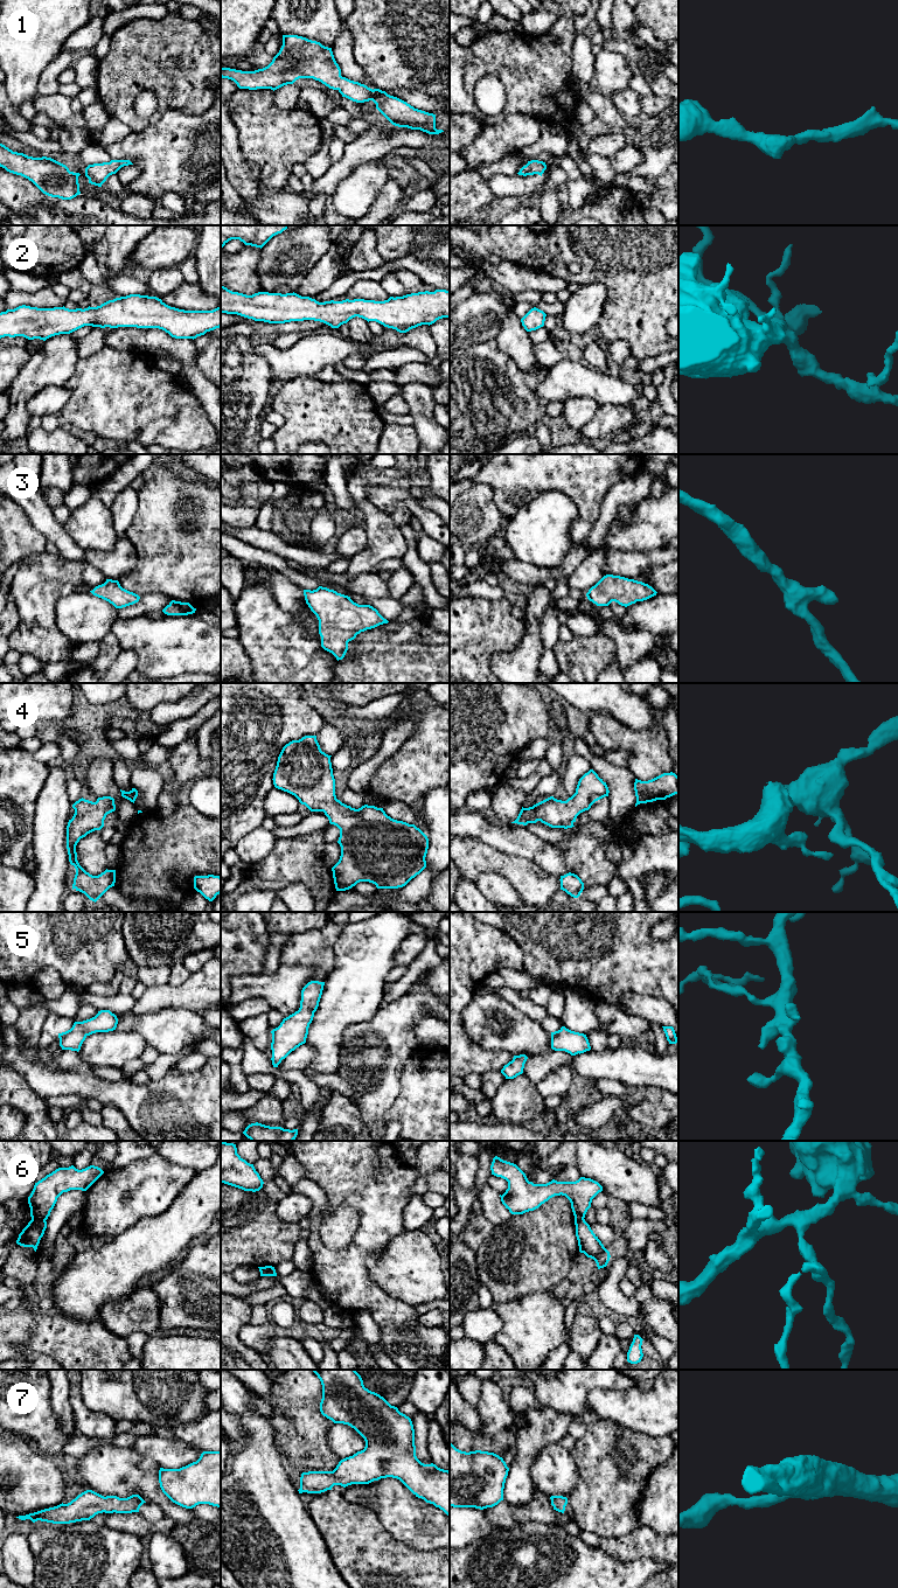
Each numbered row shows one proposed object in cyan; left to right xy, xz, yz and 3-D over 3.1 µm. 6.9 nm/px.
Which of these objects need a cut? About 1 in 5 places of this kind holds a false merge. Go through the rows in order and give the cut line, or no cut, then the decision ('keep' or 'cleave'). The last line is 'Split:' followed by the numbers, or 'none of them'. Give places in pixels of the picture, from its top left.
1: no cut | keep
2: no cut | keep
3: no cut | keep
4: no cut | keep
5: no cut | keep
6: xy (32, 1218), (44, 1220) | cleave
7: no cut | keep
Split: 6

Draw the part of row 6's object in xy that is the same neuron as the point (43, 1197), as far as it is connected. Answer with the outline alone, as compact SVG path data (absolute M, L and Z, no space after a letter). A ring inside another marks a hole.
M74 1165L58 1168L35 1183L28 1197L30 1217L35 1220L47 1220L57 1198L70 1190L86 1191L104 1171L95 1165L78 1170Z

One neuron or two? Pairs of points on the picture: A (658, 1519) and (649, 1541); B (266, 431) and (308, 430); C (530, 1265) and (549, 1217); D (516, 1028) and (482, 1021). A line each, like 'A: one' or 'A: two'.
A: two
B: two
C: one
D: one

